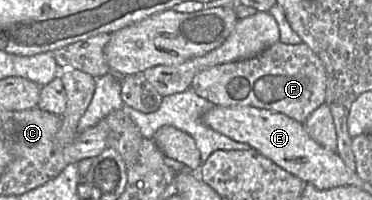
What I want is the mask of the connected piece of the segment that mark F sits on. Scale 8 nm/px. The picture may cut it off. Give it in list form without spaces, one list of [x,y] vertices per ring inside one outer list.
[[[277,42],[255,57],[220,64],[207,68],[196,74],[190,88],[197,95],[208,100],[215,106],[241,107],[251,106],[282,113],[303,124],[310,114],[326,103],[327,74],[320,58],[305,44],[285,44]]]

